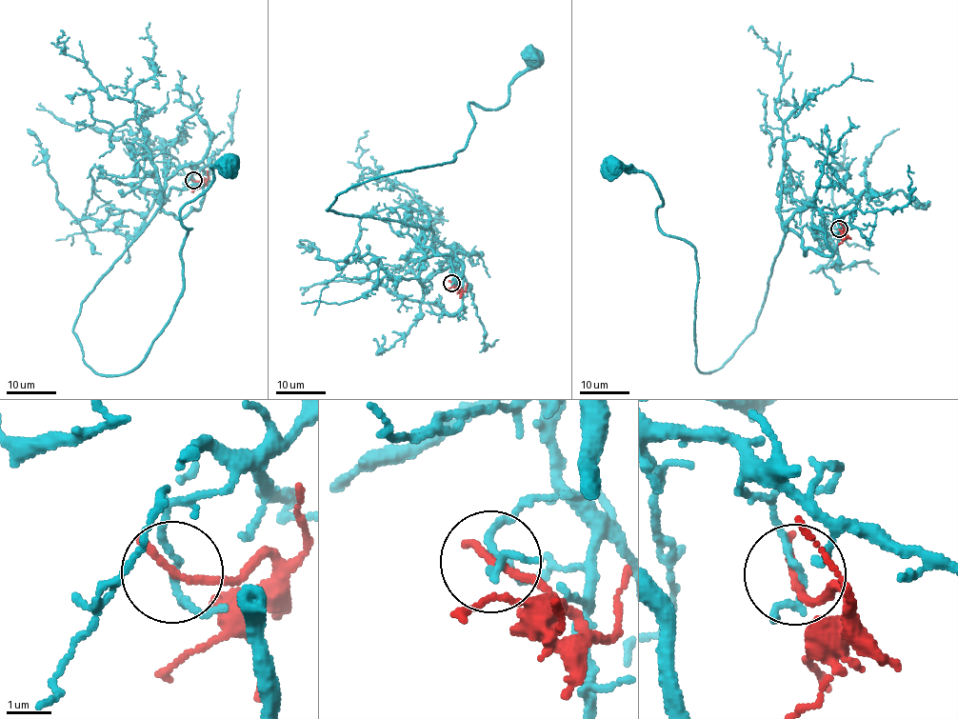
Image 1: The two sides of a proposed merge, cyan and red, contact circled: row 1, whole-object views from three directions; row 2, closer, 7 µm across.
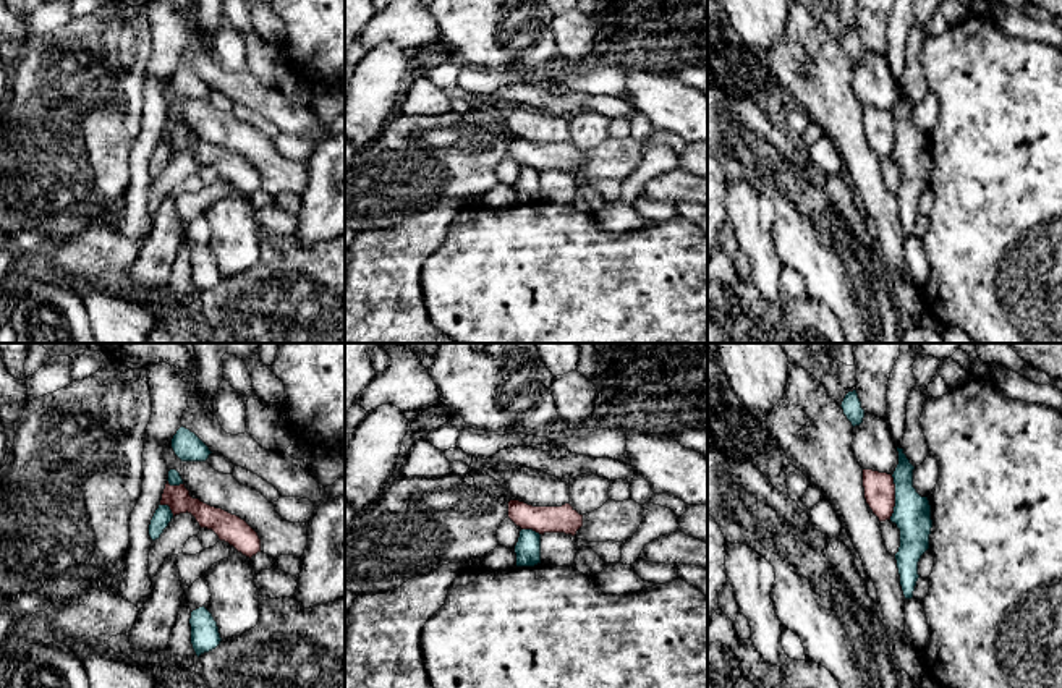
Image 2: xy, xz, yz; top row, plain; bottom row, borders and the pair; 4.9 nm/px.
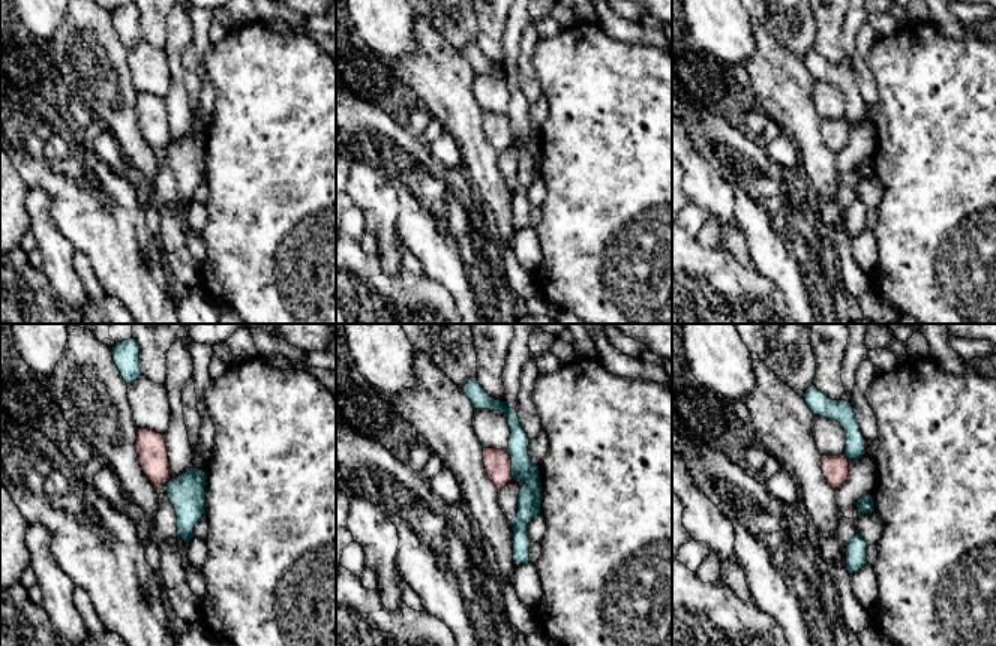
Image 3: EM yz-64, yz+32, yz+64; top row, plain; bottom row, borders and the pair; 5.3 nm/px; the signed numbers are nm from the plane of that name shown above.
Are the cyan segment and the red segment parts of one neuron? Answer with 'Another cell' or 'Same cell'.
Another cell

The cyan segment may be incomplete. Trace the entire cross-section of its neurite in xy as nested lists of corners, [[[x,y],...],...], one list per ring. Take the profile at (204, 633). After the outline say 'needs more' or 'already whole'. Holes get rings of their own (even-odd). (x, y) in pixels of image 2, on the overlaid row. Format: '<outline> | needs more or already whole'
[[[204,605],[191,612],[189,625],[191,644],[198,657],[220,644],[222,638],[217,622]]] | already whole

